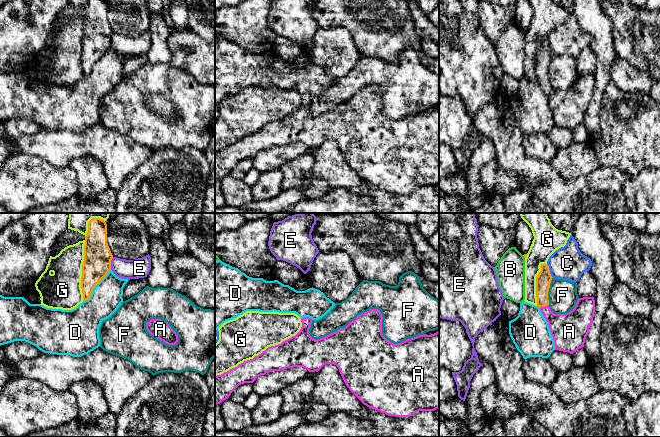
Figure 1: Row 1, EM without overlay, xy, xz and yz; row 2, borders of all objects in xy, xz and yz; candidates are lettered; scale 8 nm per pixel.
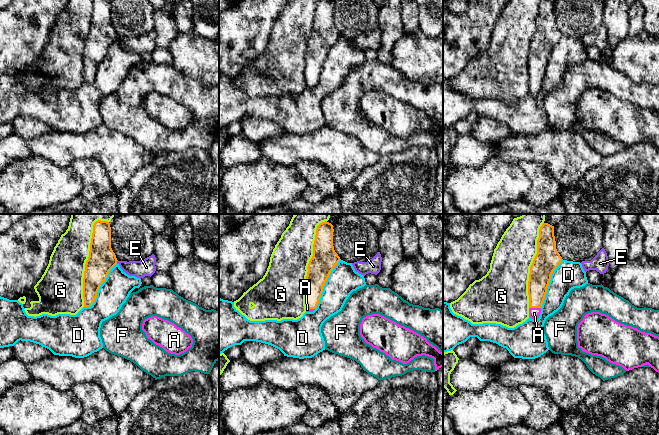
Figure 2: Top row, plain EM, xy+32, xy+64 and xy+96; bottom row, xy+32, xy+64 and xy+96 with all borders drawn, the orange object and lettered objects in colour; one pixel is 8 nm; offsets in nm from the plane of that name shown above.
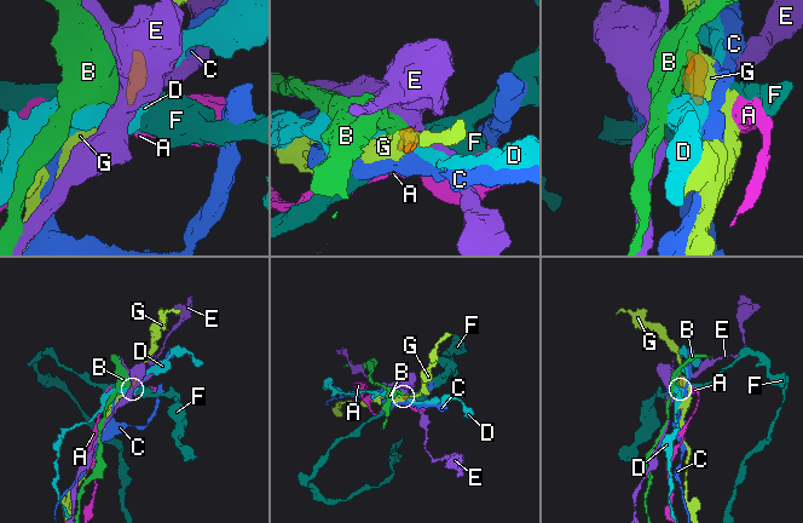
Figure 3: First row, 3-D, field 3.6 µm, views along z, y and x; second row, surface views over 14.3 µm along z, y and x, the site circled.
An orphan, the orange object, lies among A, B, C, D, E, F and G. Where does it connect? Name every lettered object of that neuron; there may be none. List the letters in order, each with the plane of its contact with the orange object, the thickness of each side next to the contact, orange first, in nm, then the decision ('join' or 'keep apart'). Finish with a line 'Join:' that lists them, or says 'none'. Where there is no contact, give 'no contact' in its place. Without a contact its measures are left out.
A: contact in yz; calibres 120 and 240 nm; join
B: contact in yz; calibres 20 and 240 nm; keep apart
C: contact in yz; calibres 120 and 280 nm; keep apart
D: contact in xy; calibres 220 and 240 nm; keep apart
E: contact in xy; calibres 220 and 160 nm; keep apart
F: contact in yz; calibres 120 and 240 nm; keep apart
G: contact in xy; calibres 220 and 300 nm; keep apart
Join: A

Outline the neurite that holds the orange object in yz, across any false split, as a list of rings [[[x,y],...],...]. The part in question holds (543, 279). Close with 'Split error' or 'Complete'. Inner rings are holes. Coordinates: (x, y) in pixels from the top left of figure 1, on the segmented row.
[[[541,264],[540,268],[541,271],[536,277],[537,306],[548,322],[555,350],[573,354],[584,347],[595,313],[594,297],[579,298],[576,306],[569,313],[554,314],[548,300],[548,291],[553,277],[547,264]]]. Split error

